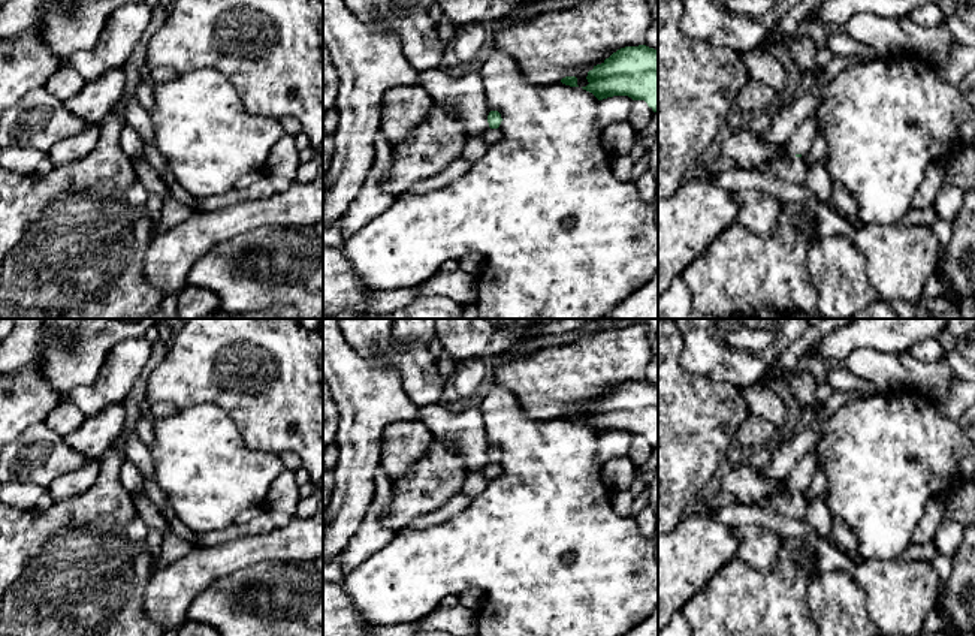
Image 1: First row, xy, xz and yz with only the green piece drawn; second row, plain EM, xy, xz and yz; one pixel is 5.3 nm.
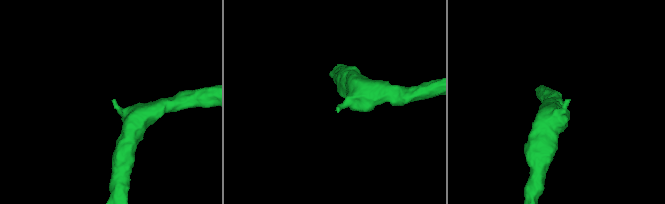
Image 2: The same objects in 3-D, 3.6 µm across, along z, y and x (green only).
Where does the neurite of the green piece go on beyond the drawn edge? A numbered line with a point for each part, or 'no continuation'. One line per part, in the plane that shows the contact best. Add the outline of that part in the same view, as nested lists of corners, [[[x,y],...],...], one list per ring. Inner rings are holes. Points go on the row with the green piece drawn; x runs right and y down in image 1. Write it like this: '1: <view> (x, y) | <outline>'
1: yz (805, 133) | [[[811,114],[803,123],[800,123],[794,133],[791,135],[787,148],[794,153],[806,157],[818,133],[816,121]]]

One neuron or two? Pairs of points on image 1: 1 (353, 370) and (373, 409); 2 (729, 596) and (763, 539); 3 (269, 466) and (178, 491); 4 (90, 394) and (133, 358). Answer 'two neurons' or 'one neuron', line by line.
1: one neuron
2: two neurons
3: one neuron
4: one neuron

